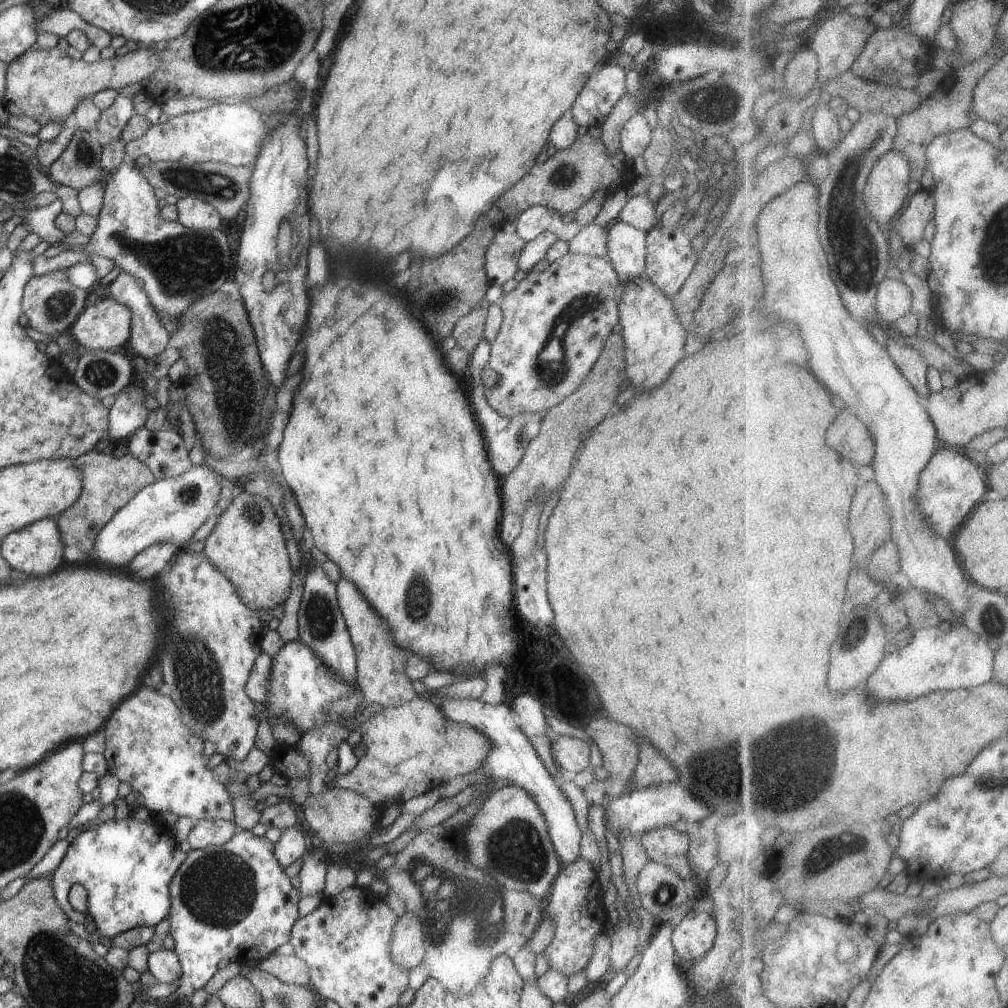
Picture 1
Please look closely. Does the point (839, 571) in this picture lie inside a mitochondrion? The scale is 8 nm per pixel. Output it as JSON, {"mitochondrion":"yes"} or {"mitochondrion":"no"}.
{"mitochondrion":"no"}

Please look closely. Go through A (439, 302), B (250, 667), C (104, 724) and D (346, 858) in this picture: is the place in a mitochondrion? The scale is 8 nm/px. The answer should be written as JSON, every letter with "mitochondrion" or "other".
{"A":"mitochondrion","B":"other","C":"other","D":"other"}

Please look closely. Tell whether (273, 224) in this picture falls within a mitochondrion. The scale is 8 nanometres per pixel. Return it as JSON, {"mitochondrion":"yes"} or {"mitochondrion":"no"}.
{"mitochondrion":"no"}

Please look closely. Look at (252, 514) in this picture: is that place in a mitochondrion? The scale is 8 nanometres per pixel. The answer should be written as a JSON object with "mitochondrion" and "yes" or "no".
{"mitochondrion":"yes"}

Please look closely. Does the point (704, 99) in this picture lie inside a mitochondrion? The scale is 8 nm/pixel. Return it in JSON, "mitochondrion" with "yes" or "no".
{"mitochondrion":"yes"}

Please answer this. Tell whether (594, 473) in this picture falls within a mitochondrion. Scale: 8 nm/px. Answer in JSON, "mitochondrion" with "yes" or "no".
{"mitochondrion":"no"}

